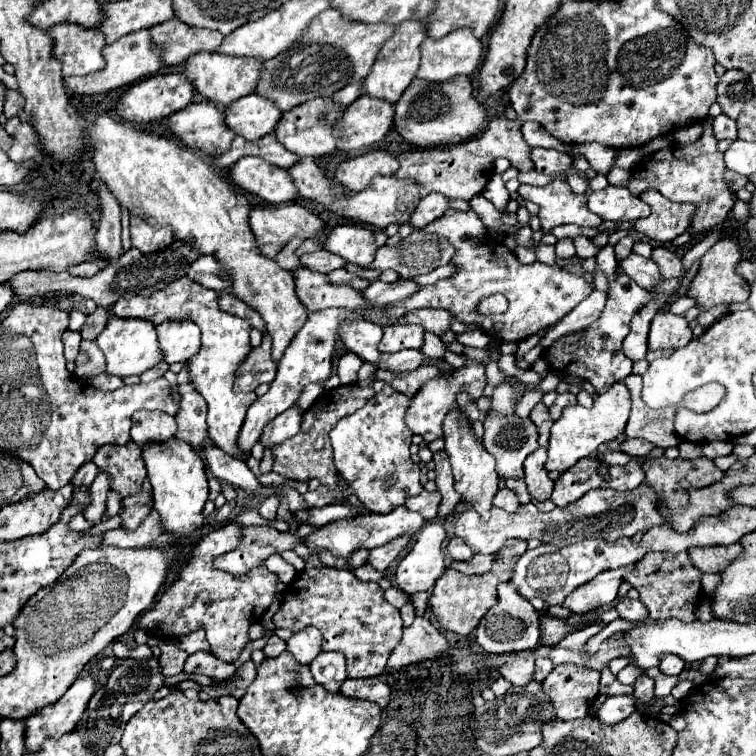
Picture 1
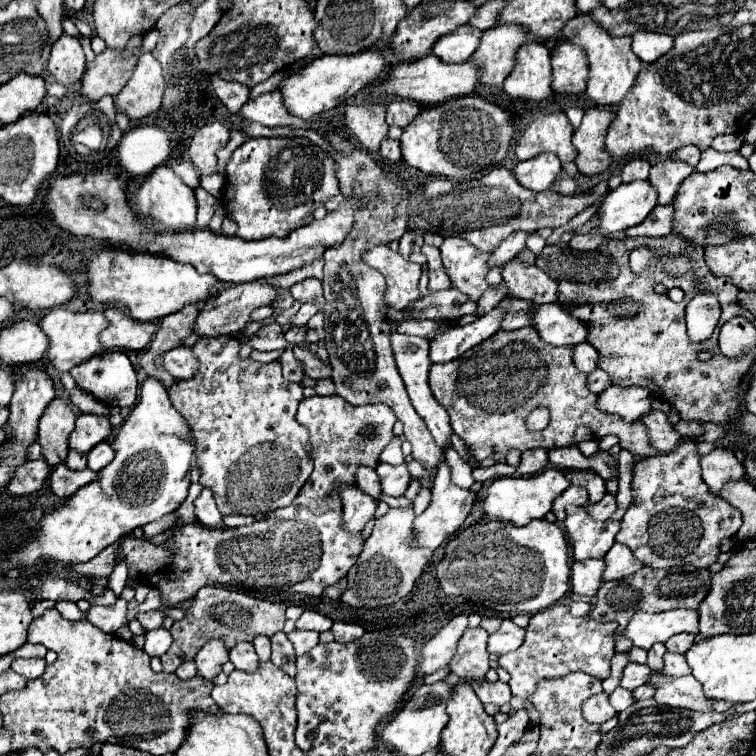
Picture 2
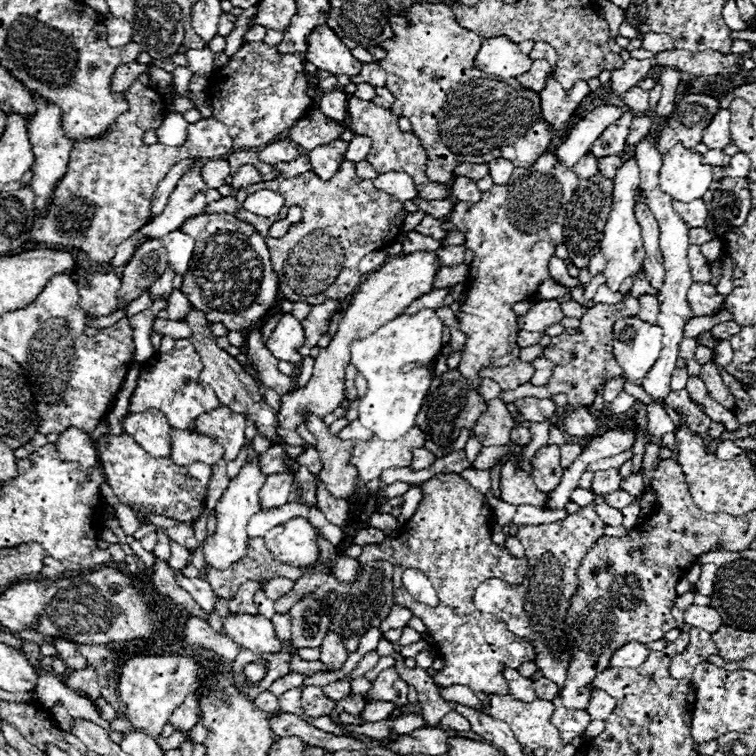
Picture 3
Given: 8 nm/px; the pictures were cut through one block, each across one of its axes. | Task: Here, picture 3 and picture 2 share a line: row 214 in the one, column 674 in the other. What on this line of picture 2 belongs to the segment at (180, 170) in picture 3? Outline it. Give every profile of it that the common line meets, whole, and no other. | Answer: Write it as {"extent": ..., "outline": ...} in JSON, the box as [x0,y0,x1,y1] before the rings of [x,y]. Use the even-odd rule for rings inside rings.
{"extent":[672,146,700,168],"outline":[[[684,146],[684,148],[676,150],[676,152],[672,154],[672,158],[682,160],[682,162],[686,162],[686,164],[690,164],[690,166],[694,168],[694,166],[698,164],[698,160],[700,160],[700,150],[698,150],[696,146]]]}

